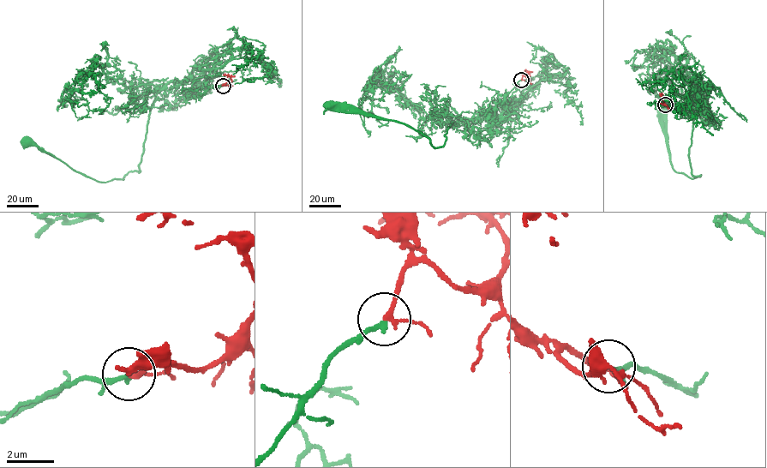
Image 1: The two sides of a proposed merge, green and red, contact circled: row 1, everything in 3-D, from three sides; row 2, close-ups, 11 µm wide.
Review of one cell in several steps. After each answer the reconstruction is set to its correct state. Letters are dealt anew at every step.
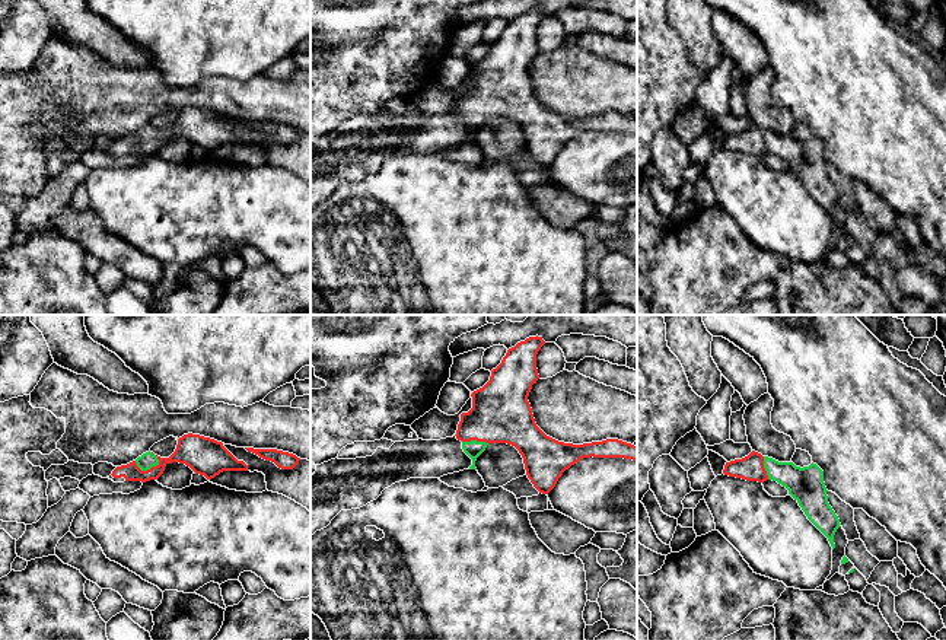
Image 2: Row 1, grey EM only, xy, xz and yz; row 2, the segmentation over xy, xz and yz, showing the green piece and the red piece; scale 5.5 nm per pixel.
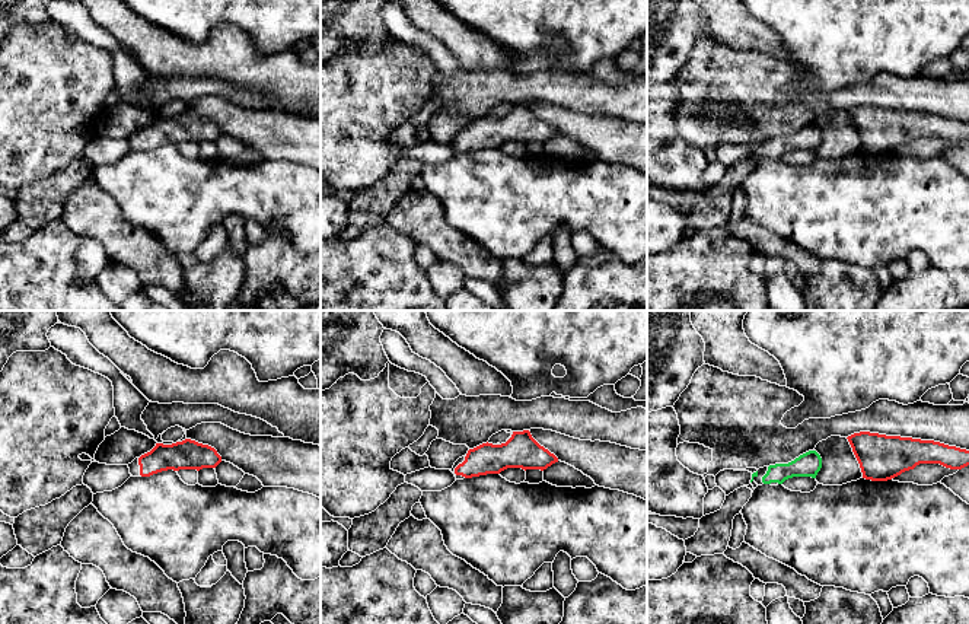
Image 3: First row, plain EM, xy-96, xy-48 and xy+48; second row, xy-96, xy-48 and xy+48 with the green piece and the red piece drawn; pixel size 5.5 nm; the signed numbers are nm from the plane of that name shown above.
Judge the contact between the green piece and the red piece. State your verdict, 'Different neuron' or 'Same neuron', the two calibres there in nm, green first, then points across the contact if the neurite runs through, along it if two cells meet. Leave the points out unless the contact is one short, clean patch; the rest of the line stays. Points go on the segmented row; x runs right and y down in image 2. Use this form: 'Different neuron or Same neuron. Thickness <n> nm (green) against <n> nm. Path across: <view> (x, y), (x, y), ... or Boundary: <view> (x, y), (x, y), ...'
Same neuron. Thickness 90 nm (green) against 130 nm. Path across: xy (146, 461), (146, 470), (187, 451)

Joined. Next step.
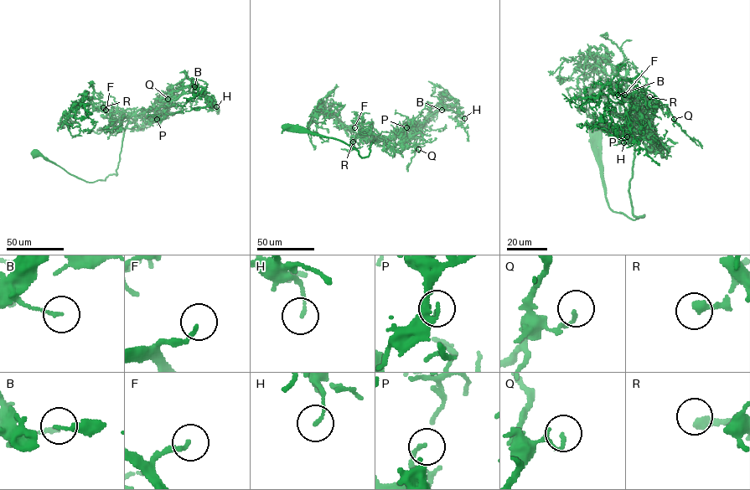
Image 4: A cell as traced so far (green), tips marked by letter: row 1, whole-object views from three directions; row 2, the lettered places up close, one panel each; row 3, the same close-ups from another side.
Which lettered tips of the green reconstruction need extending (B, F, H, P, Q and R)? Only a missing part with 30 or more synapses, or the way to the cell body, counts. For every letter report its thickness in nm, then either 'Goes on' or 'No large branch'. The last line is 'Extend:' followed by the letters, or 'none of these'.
B: Thickness 120 nm. No large branch
F: Thickness 140 nm. Goes on
H: Thickness 120 nm. No large branch
P: Thickness 130 nm. No large branch
Q: Thickness 130 nm. No large branch
R: Thickness 340 nm. Goes on
Extend: F, R

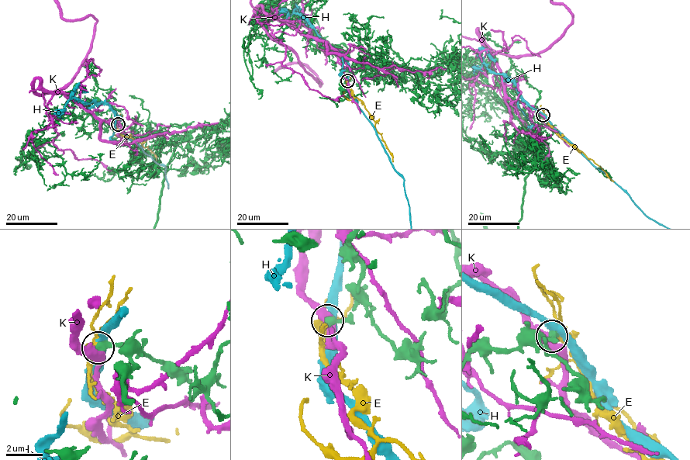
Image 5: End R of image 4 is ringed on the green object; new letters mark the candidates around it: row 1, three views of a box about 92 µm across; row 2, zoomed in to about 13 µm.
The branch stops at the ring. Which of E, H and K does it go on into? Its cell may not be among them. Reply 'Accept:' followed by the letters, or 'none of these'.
Accept: E

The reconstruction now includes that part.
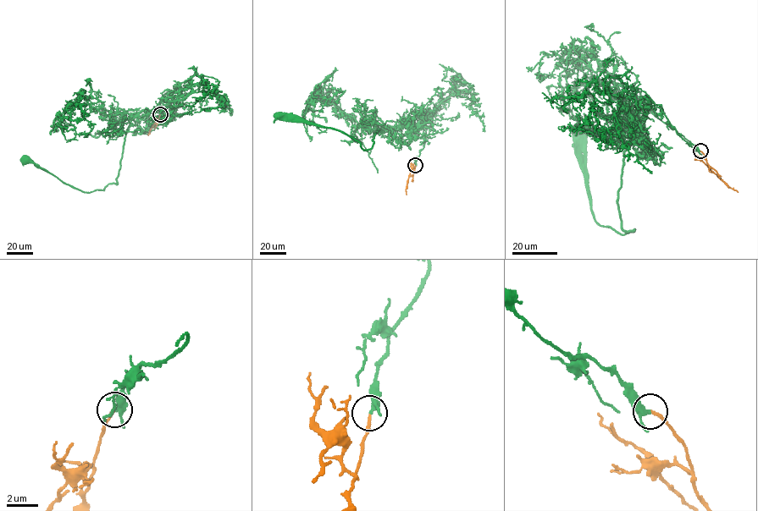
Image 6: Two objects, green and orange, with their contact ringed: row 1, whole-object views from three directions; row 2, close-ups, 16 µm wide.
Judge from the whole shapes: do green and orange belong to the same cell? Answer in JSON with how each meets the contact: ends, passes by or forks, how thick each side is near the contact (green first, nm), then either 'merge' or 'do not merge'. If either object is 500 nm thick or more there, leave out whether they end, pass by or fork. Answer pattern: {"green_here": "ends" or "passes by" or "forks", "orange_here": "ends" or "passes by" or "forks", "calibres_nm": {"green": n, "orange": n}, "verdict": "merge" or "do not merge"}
{"green_here": "passes by", "orange_here": "ends", "calibres_nm": {"green": 240, "orange": 170}, "verdict": "merge"}

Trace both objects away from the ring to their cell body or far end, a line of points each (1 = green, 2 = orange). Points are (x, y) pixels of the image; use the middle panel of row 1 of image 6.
1: (415, 165), (429, 110), (417, 123), (378, 129), (364, 150), (345, 133), (279, 114)
2: (415, 165), (408, 179), (406, 195)

